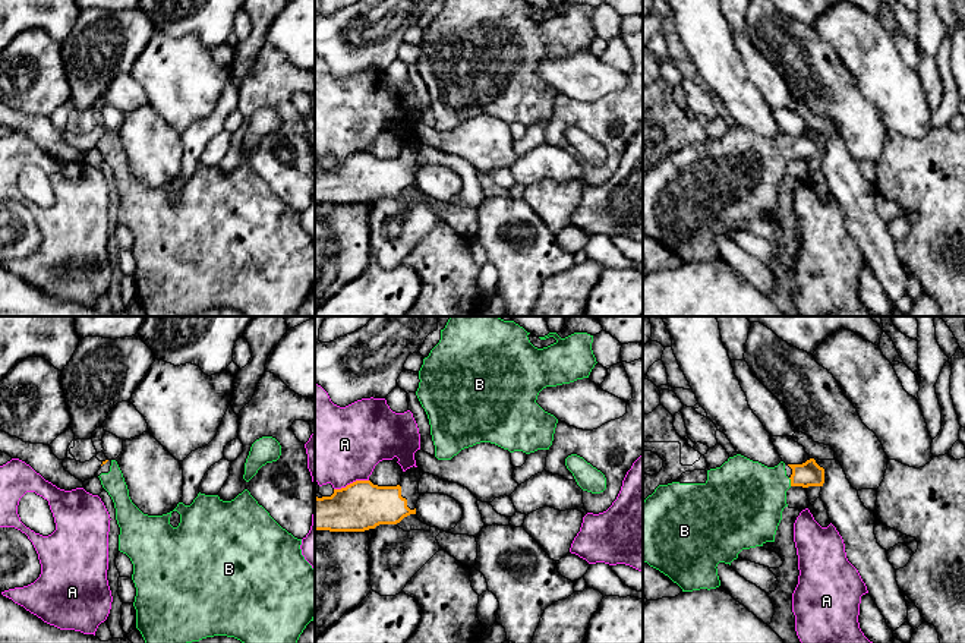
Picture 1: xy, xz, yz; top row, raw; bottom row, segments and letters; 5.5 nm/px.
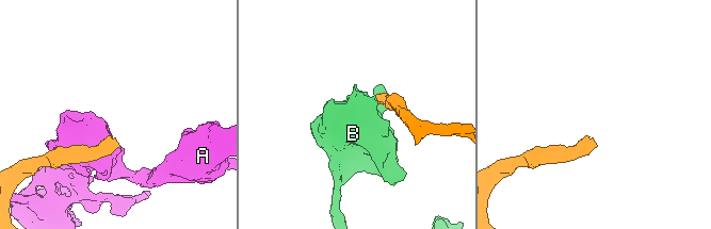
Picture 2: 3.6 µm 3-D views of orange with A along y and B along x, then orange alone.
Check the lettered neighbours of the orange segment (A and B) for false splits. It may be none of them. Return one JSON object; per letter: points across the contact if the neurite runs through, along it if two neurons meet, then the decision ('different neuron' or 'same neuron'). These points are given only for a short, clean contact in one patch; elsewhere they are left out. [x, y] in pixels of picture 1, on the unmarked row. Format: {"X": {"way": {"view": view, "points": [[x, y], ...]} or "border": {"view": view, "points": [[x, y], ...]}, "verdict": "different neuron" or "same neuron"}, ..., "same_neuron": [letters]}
{"A": {"border": {"view": "xz", "points": [[368, 151], [356, 151], [334, 161]]}, "verdict": "different neuron"}, "B": {"way": {"view": "yz", "points": [[809, 145], [791, 154], [772, 154], [749, 170]]}, "verdict": "same neuron"}, "same_neuron": ["B"]}

